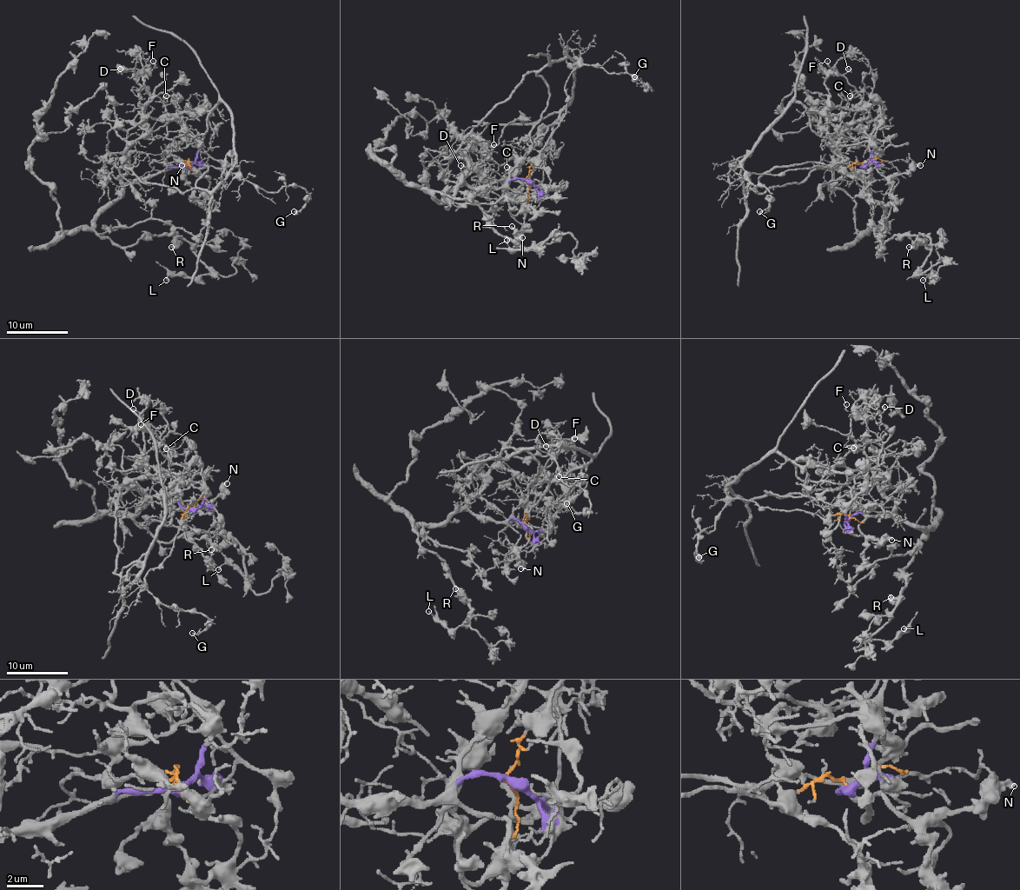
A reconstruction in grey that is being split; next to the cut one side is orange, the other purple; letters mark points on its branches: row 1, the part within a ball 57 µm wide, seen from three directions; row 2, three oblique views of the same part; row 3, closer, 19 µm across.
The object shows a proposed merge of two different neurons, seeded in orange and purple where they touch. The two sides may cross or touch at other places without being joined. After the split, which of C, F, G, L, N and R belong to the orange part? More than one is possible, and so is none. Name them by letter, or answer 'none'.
C, F, G

